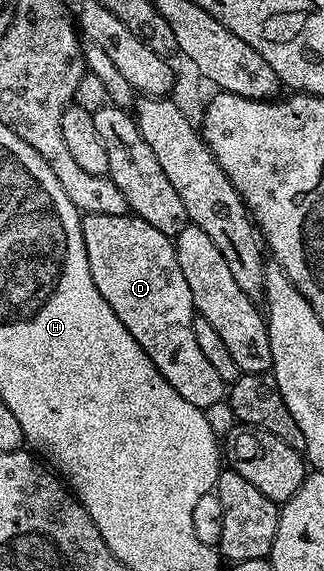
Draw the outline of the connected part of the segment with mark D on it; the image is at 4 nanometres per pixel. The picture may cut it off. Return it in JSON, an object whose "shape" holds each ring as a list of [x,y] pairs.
{"shape":[[[132,213],[82,214],[81,232],[95,289],[103,293],[103,301],[115,309],[115,317],[127,325],[127,333],[139,341],[175,393],[201,410],[224,400],[227,385],[195,341],[193,298],[179,269],[174,240]]]}

